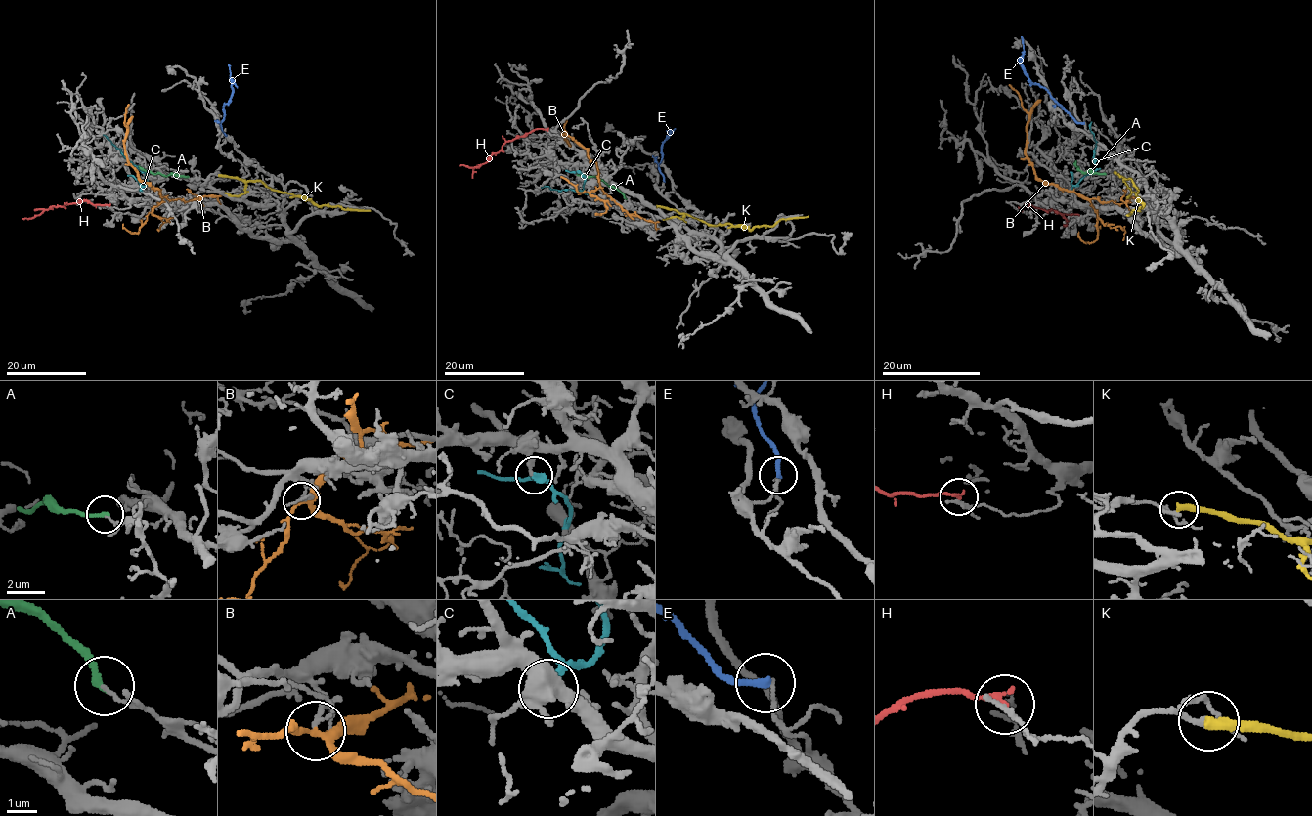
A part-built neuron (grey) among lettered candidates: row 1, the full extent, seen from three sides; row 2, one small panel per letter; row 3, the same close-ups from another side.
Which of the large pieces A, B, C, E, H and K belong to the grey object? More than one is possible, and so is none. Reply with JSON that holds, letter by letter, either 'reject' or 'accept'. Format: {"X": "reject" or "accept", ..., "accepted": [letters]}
{"A": "reject", "B": "reject", "C": "reject", "E": "reject", "H": "reject", "K": "reject", "accepted": []}

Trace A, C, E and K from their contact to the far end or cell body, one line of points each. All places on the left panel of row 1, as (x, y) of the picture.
A: (187, 177), (164, 176), (139, 166)
C: (139, 190), (147, 183), (144, 173), (104, 135)
E: (226, 136), (221, 122), (224, 105), (230, 99), (232, 89), (228, 65)
K: (219, 175), (242, 181), (262, 181), (273, 189), (305, 196), (319, 205), (370, 210)

